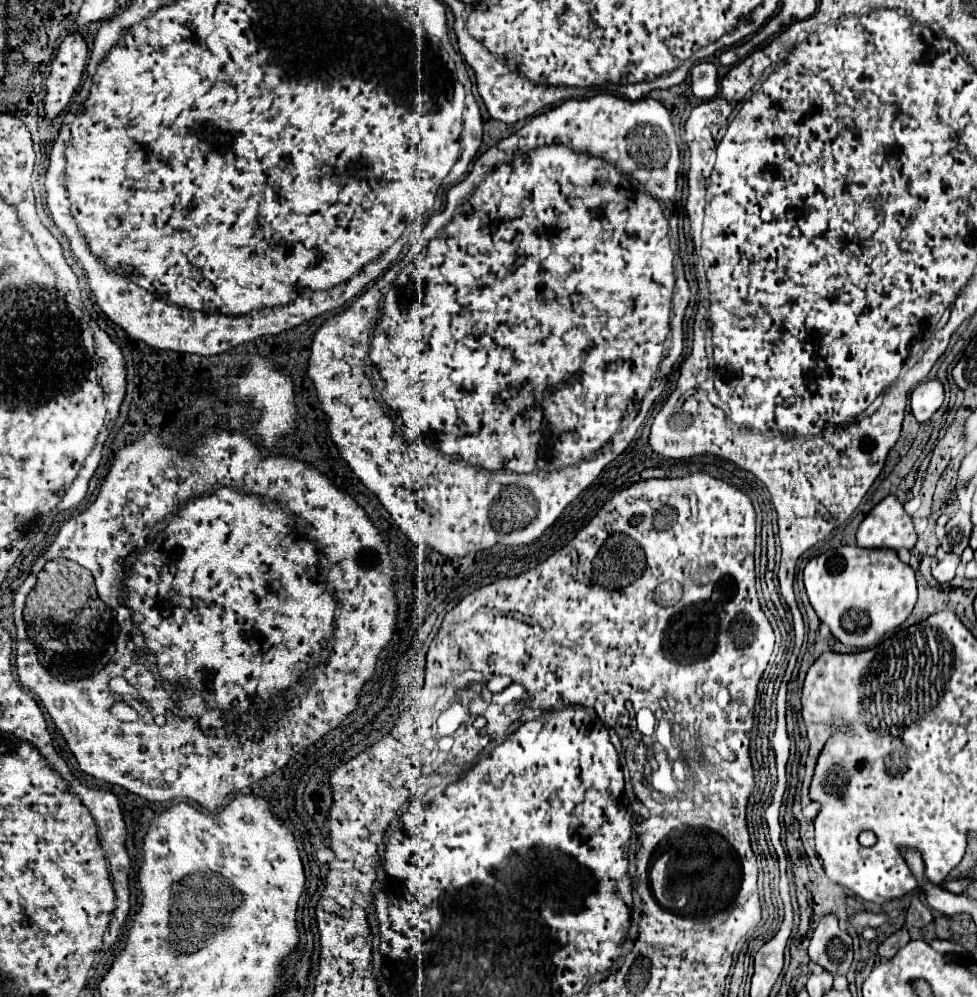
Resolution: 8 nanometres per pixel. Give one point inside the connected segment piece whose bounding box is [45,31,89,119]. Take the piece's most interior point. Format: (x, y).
(67, 67)

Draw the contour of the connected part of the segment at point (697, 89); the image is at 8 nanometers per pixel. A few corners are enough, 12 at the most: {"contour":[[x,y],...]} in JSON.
{"contour":[[697,63],[691,69],[691,89],[699,99],[717,93],[717,67]]}

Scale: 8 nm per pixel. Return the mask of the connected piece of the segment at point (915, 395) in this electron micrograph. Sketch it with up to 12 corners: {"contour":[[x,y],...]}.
{"contour":[[937,379],[915,387],[911,413],[919,423],[929,421],[943,403]]}

